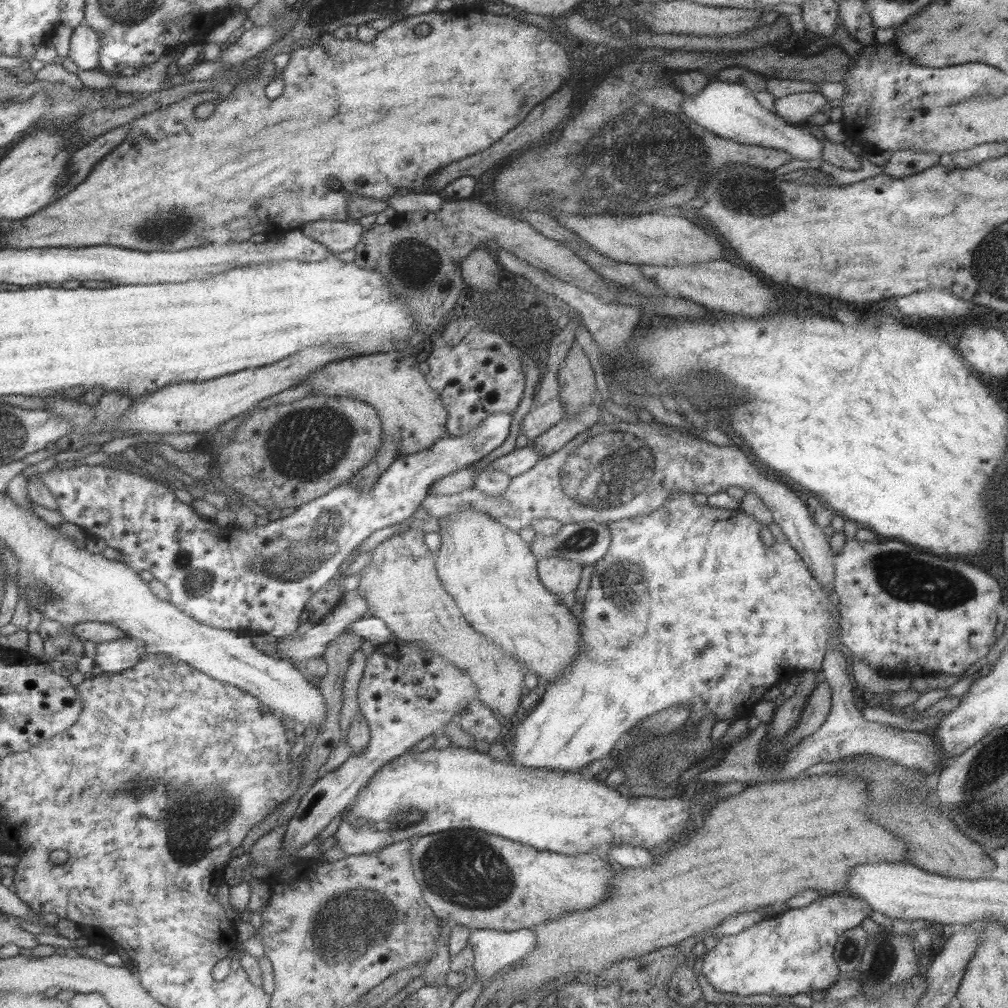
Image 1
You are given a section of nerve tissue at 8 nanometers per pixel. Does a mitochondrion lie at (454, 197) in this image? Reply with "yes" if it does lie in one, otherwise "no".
no

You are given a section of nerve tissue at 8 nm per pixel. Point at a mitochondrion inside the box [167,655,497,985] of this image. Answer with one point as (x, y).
(350, 925)

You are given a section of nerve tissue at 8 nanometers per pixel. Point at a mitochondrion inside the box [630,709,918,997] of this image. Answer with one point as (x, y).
(880, 964)

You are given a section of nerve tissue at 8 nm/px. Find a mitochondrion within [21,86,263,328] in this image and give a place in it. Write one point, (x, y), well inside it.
(174, 225)

